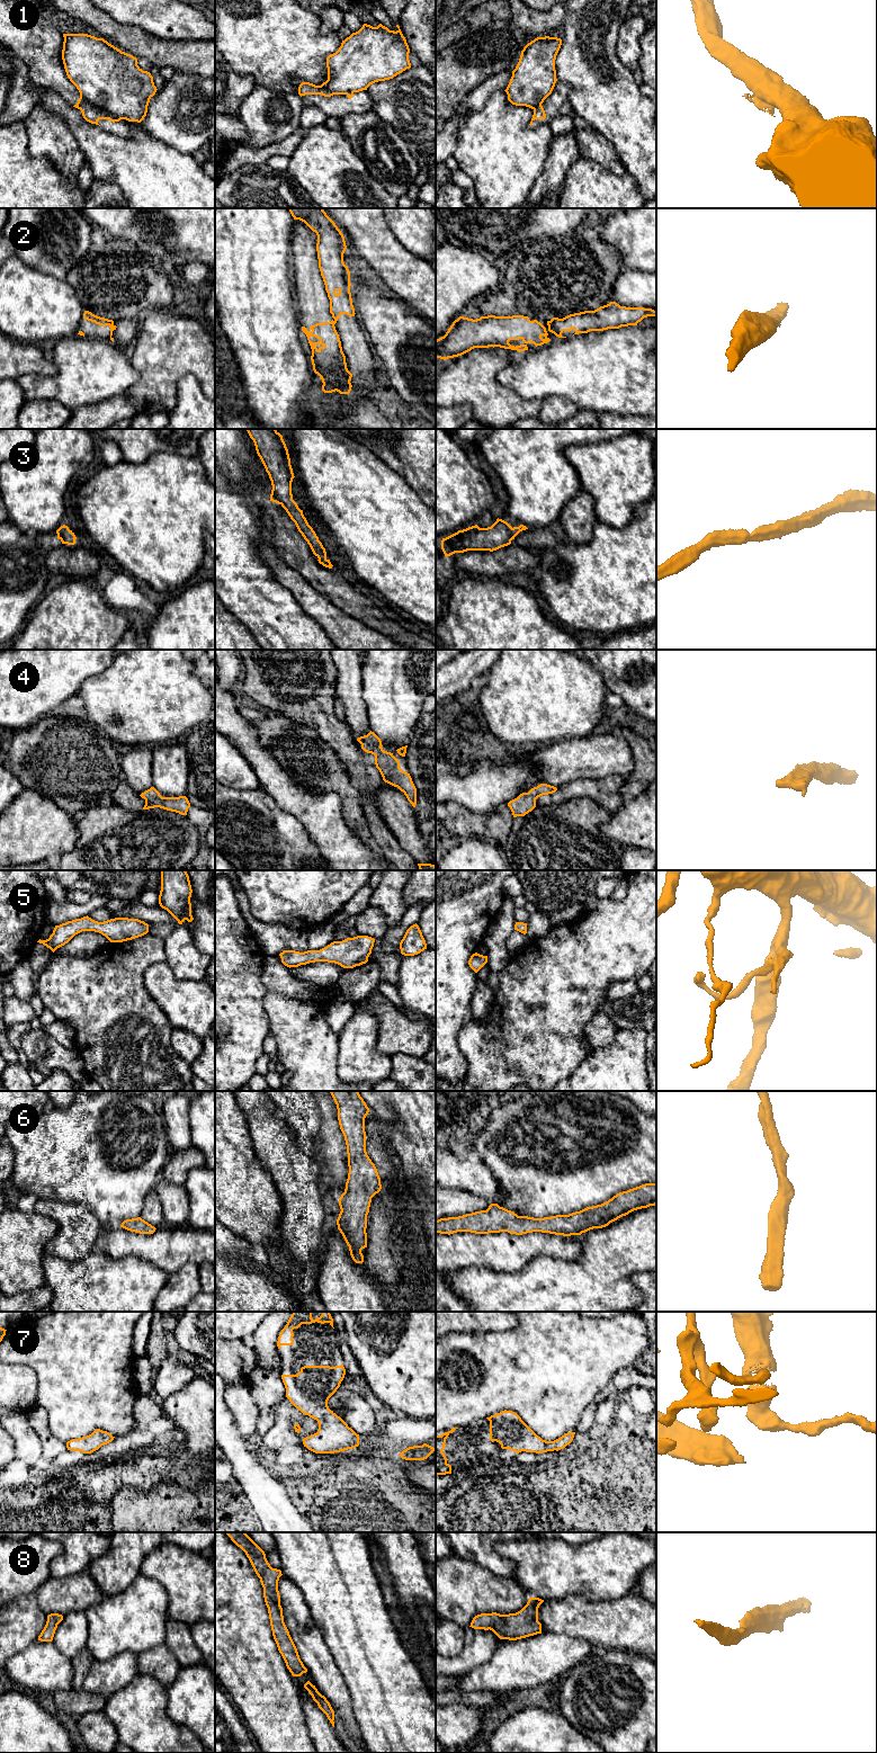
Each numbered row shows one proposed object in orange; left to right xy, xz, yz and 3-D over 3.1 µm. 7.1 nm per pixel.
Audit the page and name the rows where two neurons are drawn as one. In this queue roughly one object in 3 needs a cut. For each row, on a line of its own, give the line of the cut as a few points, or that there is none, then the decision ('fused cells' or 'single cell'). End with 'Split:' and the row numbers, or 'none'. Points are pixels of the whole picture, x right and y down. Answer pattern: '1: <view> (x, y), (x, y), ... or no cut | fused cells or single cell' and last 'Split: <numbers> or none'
1: xy (80, 95), (90, 103), (121, 118) | fused cells
2: xz (333, 321), (334, 323) | fused cells
3: no cut | single cell
4: no cut | single cell
5: no cut | single cell
6: no cut | single cell
7: no cut | single cell
8: no cut | single cell
Split: 1, 2

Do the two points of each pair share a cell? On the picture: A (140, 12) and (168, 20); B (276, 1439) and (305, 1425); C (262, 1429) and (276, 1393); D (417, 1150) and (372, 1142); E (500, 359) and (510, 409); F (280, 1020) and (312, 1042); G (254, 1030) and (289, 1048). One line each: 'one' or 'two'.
A: one
B: one
C: one
D: two
E: one
F: one
G: two

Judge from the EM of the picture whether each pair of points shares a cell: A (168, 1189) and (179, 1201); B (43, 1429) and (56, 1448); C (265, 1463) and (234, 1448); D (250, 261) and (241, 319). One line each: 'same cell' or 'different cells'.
A: same cell
B: same cell
C: same cell
D: same cell

